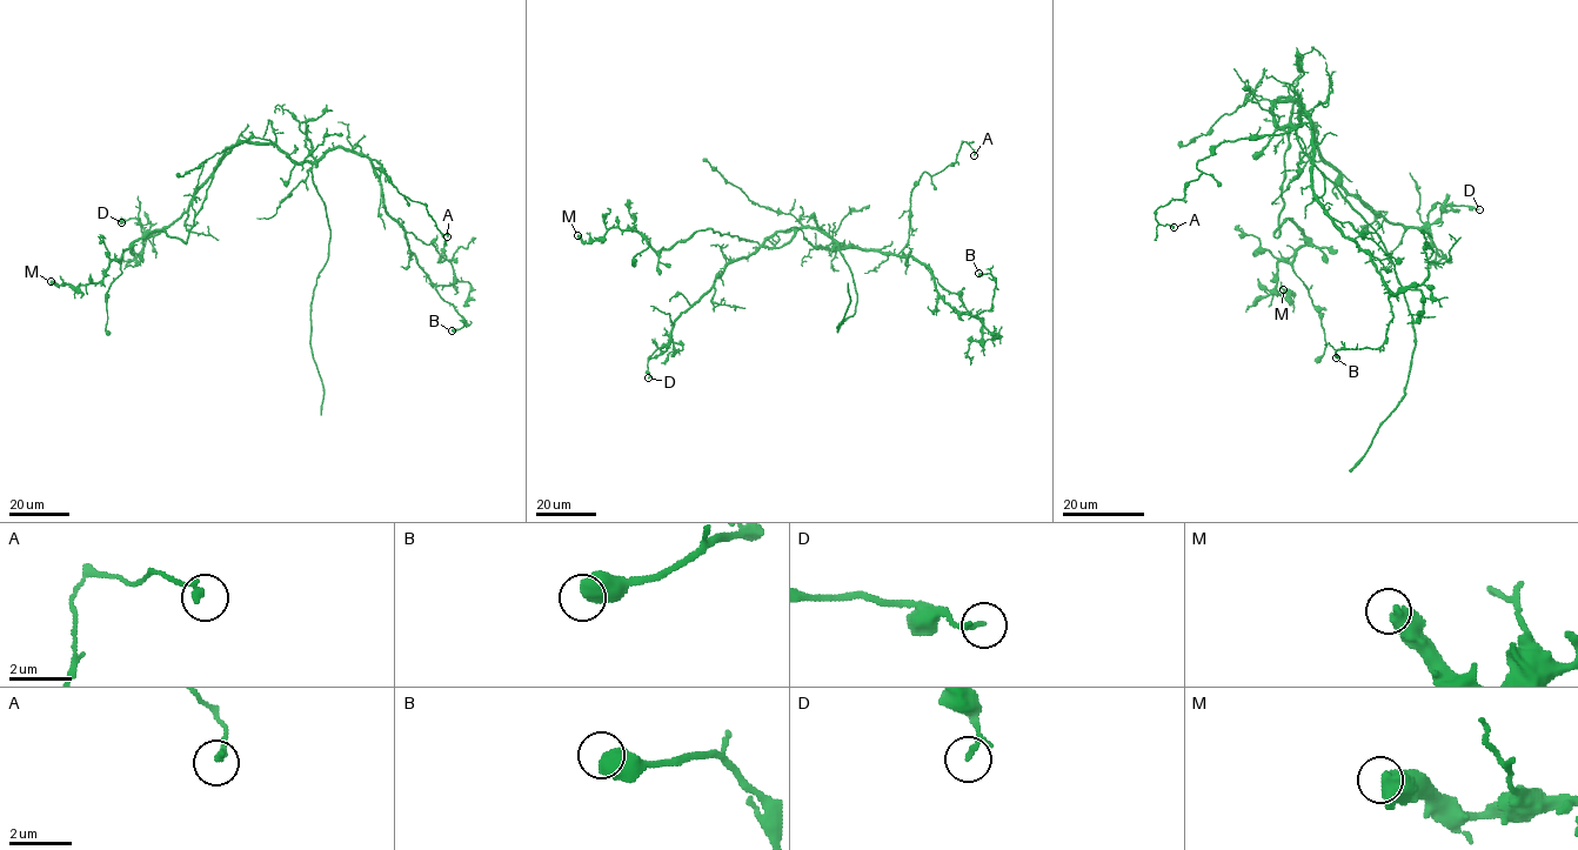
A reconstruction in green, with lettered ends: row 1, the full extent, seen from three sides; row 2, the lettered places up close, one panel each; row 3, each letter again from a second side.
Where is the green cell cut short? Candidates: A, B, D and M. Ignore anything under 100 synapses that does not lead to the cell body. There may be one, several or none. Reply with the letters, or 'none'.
none

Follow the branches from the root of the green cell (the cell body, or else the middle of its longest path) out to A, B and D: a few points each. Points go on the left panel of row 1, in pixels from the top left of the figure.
A: (285, 154), (295, 162), (314, 162), (338, 147), (367, 155), (382, 166), (400, 193), (426, 207), (447, 236)
B: (285, 154), (314, 162), (346, 147), (369, 160), (385, 209), (436, 292), (469, 325), (452, 330)
D: (285, 154), (274, 145), (239, 141), (171, 225), (145, 236), (136, 219), (121, 222)

